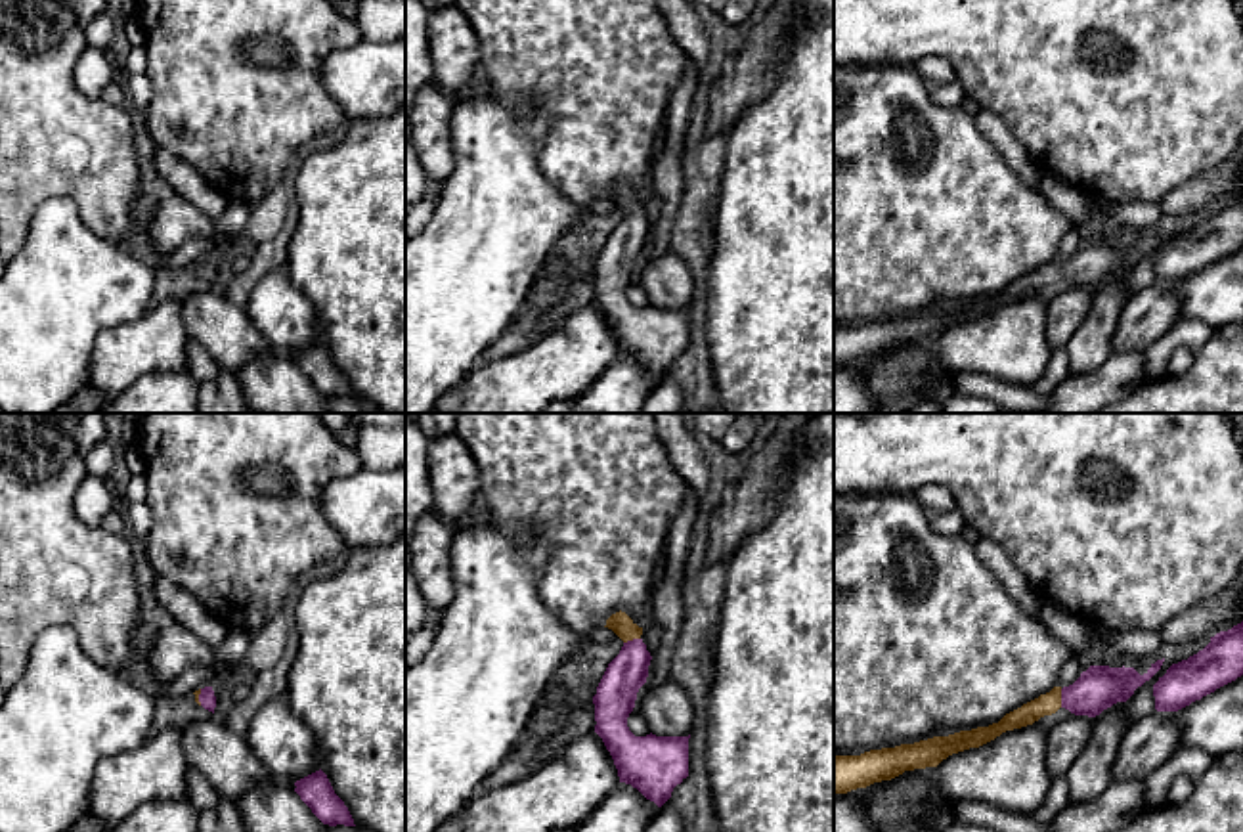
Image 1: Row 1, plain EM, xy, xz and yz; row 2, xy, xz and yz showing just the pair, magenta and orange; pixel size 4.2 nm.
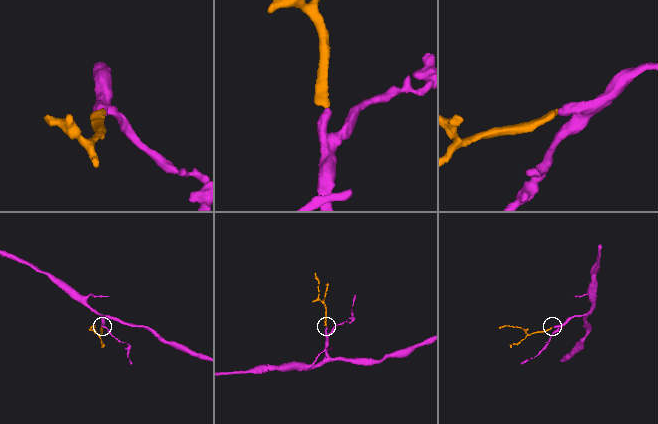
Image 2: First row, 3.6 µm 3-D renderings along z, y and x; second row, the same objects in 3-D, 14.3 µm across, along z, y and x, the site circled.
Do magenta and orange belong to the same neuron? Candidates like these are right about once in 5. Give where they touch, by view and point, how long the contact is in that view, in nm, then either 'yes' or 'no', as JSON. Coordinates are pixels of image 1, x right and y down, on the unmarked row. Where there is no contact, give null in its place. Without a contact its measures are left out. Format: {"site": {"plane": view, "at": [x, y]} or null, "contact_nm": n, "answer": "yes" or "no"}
{"site": {"plane": "yz", "at": [1062, 270]}, "contact_nm": 80, "answer": "yes"}

